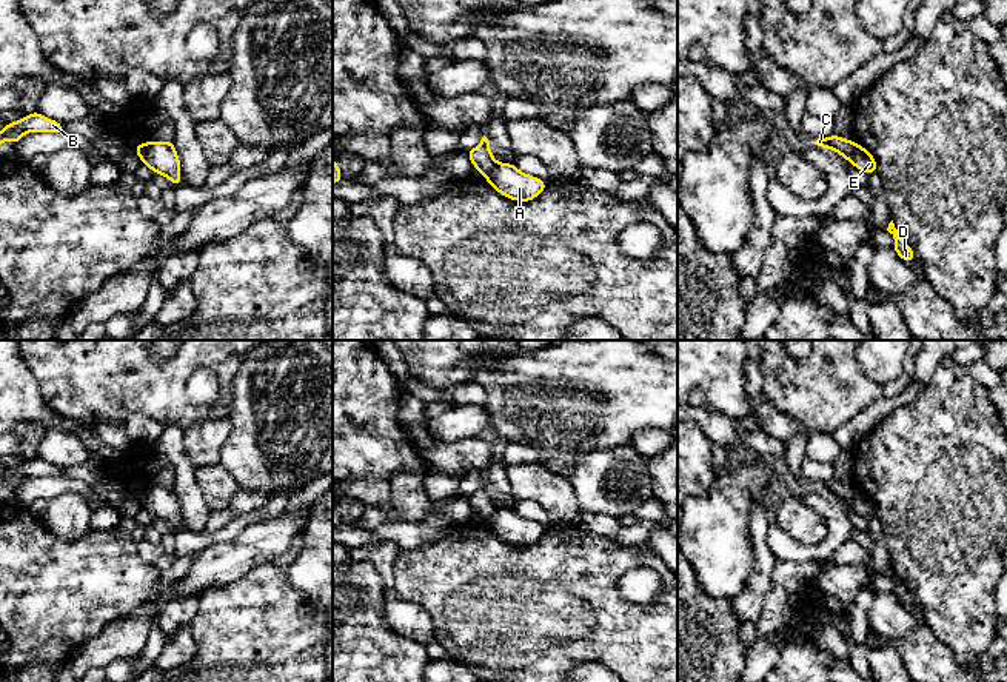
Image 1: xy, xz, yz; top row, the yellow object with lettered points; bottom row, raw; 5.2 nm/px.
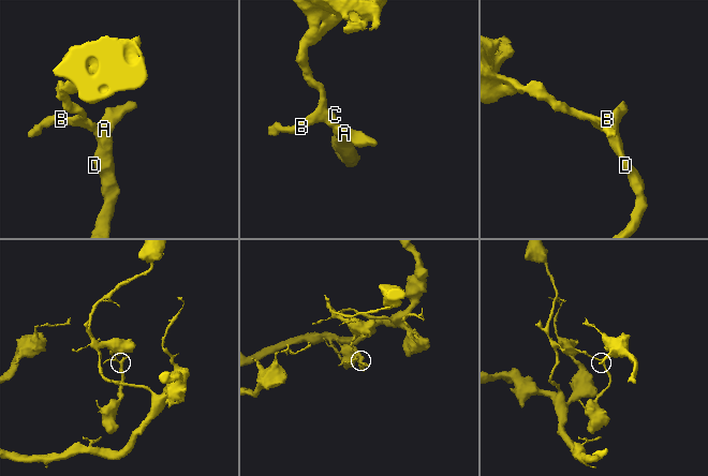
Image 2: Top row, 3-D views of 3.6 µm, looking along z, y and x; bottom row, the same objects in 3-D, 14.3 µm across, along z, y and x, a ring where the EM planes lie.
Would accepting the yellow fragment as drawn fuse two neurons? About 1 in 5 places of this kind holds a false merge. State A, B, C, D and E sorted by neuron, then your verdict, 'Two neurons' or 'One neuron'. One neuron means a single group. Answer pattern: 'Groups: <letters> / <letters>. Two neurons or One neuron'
Groups: A D E / B C. Two neurons

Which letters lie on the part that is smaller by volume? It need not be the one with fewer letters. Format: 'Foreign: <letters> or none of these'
Foreign: A, D, E

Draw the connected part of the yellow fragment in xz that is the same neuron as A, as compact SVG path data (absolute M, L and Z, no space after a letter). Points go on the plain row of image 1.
M497 508L483 522L504 542L520 548L536 543L548 530L534 520L519 516L514 508Z

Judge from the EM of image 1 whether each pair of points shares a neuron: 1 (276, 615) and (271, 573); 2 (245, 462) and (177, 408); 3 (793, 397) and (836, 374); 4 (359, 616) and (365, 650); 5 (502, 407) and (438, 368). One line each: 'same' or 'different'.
1: same
2: different
3: same
4: same
5: different

